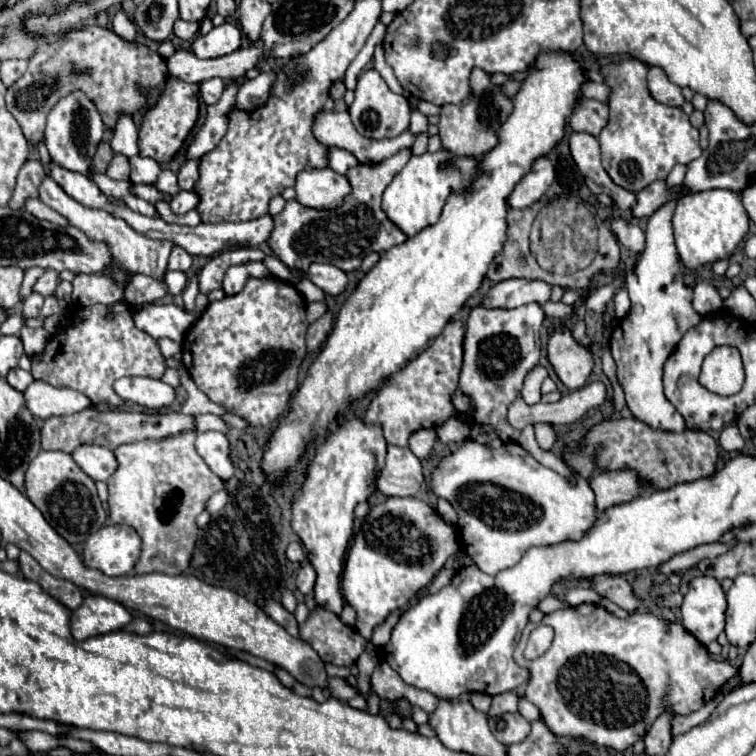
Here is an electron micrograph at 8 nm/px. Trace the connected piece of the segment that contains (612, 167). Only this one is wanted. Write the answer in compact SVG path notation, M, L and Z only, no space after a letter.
M631 58L603 66L601 72L613 92L609 100L611 120L599 134L599 144L603 166L617 186L641 192L651 182L667 178L675 164L689 164L701 156L699 132L691 126L689 116L681 108L665 106L651 98L647 90L647 64Z

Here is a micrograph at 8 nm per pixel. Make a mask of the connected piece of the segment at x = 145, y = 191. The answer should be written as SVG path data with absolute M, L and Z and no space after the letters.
M129 184L129 192L151 204L155 204L157 200L171 200L171 196L159 192L155 186L147 186L147 184Z

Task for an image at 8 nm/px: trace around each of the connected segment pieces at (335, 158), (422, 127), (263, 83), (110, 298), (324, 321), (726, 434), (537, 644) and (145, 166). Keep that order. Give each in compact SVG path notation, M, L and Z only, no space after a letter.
M331 148L331 150L329 150L329 166L331 166L335 172L345 174L349 168L353 168L353 166L357 166L357 164L359 164L359 160L357 160L351 152L341 150L341 148Z
M413 110L413 114L411 114L411 126L409 126L409 130L411 130L411 134L421 134L421 132L427 132L427 116L423 116L421 112L417 112L417 110Z
M263 72L253 80L245 80L237 94L235 94L235 106L237 110L255 110L267 102L267 96L271 92L271 80L275 80L273 72Z
M77 274L73 280L71 300L77 306L113 304L117 300L123 300L123 288L119 284L113 286L113 280L105 274L91 274L91 276Z
M325 312L317 322L313 322L307 330L307 352L317 352L321 348L321 344L325 342L329 330L331 330L331 322L333 322L333 316L331 312Z
M729 424L729 426L725 426L725 428L721 430L719 444L721 444L723 450L727 450L727 452L739 452L739 450L743 450L745 440L743 440L743 436L739 434L739 428L737 428L735 424Z
M539 624L529 640L527 640L527 648L525 648L525 658L539 658L543 652L547 652L547 648L551 646L553 642L553 628L547 626L547 624Z
M133 156L131 158L131 182L155 182L157 180L157 170L159 166L155 160L145 158L145 156Z

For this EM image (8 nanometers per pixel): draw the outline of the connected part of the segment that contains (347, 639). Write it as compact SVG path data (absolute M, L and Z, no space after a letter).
M317 606L309 618L299 624L299 638L313 646L313 650L329 664L355 664L359 654L367 648L367 640L351 626L345 626L337 614Z

